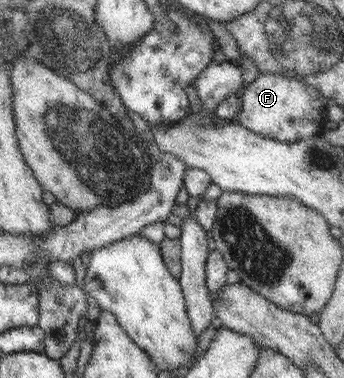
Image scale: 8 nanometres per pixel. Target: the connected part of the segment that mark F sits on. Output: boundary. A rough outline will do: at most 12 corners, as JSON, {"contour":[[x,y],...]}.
{"contour":[[281,73],[240,96],[237,124],[293,143],[320,134],[324,98]]}

